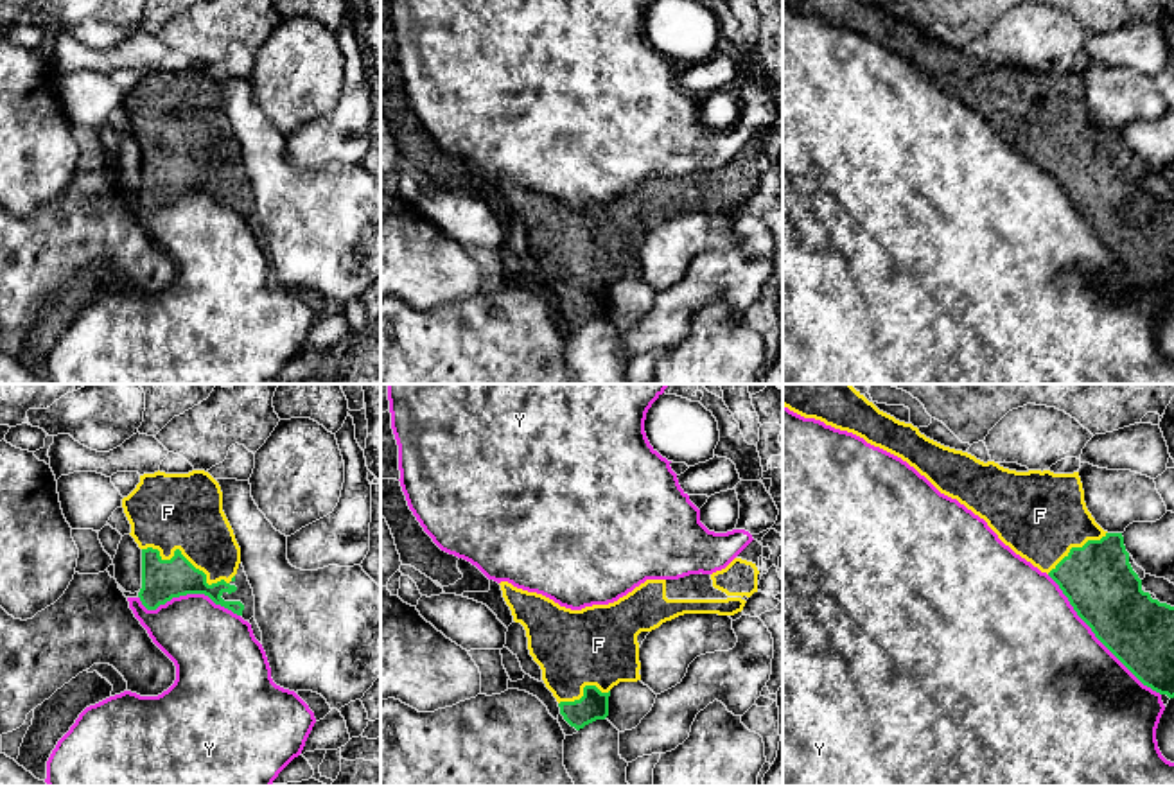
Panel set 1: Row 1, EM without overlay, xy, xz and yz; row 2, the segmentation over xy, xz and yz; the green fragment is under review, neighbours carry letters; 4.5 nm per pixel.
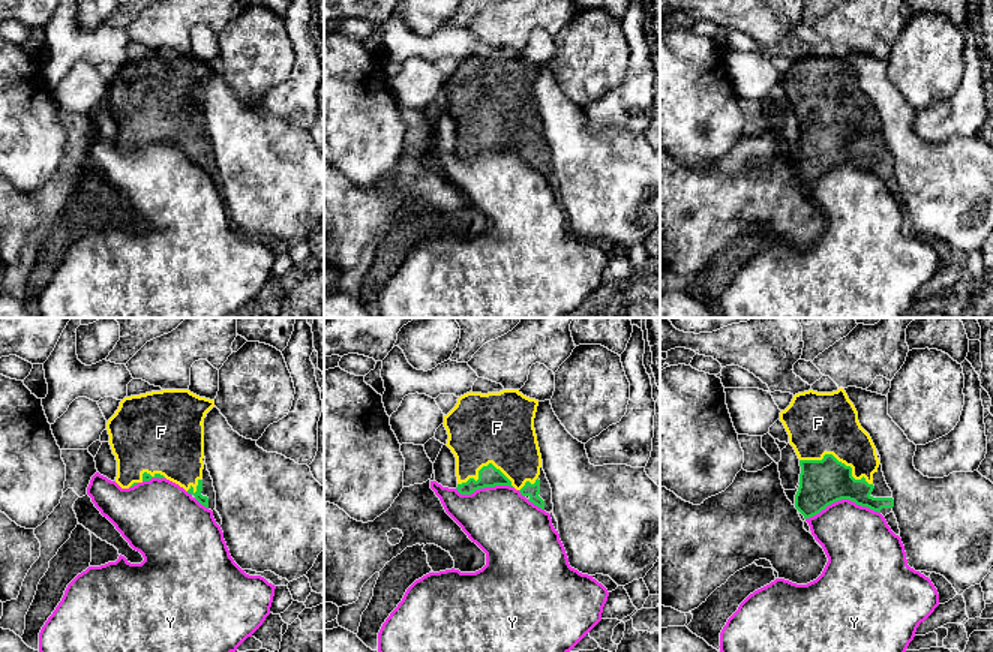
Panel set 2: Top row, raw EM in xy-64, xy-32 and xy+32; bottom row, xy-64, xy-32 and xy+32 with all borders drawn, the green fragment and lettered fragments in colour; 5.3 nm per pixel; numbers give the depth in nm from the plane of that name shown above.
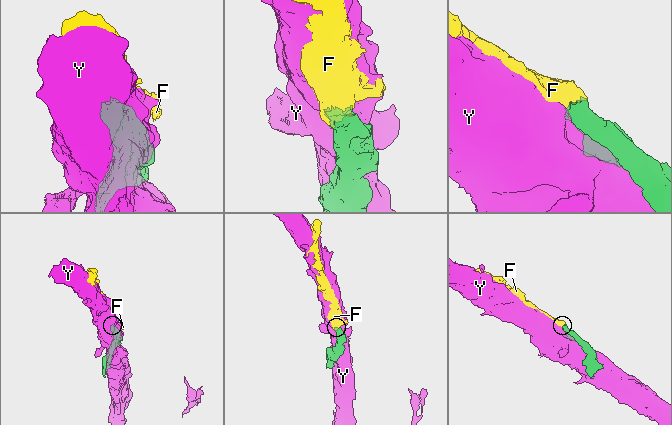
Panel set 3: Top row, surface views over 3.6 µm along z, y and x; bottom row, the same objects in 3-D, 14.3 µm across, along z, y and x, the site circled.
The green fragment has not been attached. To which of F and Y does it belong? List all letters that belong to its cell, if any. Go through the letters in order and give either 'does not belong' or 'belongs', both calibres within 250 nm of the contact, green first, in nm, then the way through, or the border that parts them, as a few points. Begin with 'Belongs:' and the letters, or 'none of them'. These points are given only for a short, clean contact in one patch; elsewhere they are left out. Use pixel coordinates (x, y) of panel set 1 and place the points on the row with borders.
Belongs: F
F: belongs | 190/340 nm
Y: does not belong | 320/500 nm

